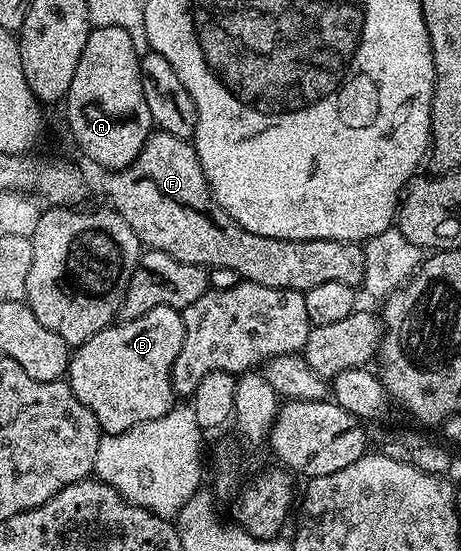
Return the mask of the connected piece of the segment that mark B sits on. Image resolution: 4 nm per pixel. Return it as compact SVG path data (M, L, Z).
M161 305L131 321L119 320L73 350L70 390L96 415L103 434L123 433L148 419L160 419L176 404L170 371L183 343L182 315L172 307Z

